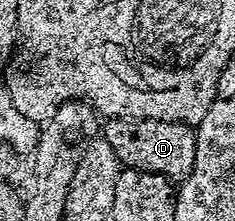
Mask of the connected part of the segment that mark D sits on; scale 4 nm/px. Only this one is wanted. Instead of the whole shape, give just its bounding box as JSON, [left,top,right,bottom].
[104,119,198,181]

